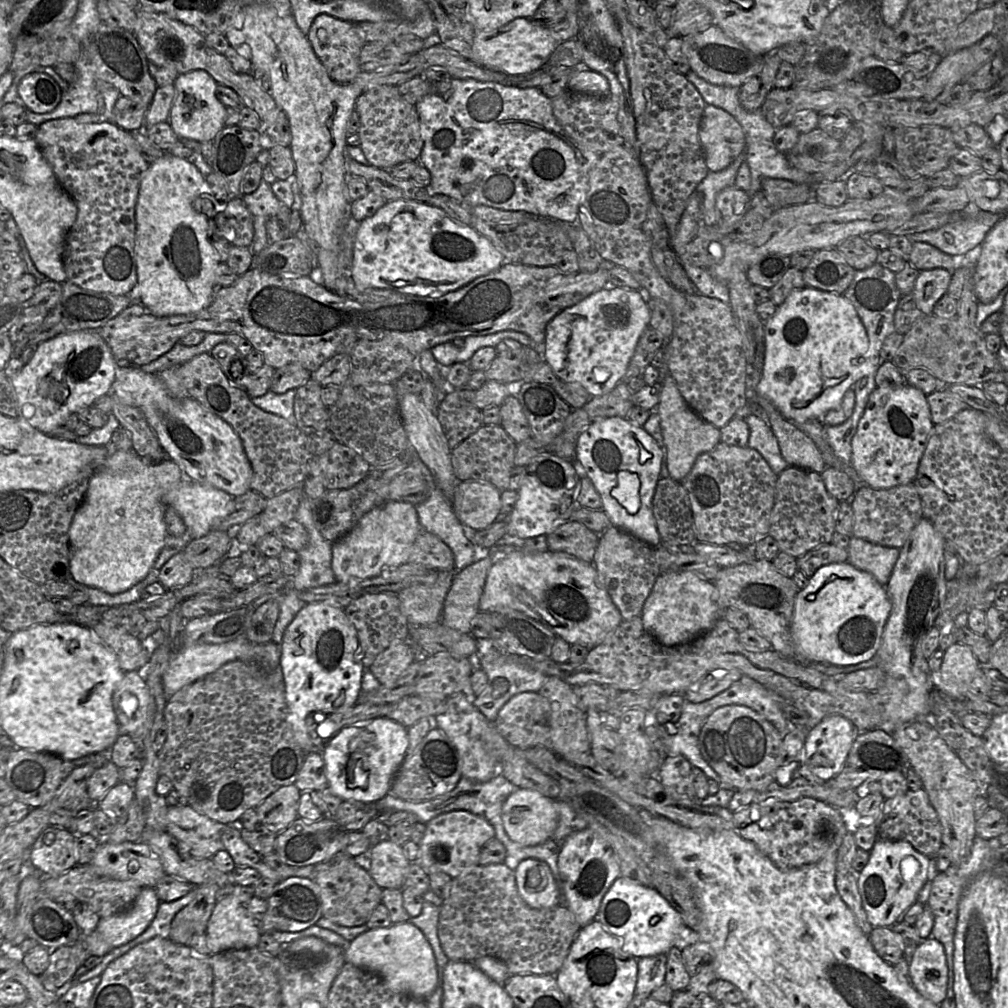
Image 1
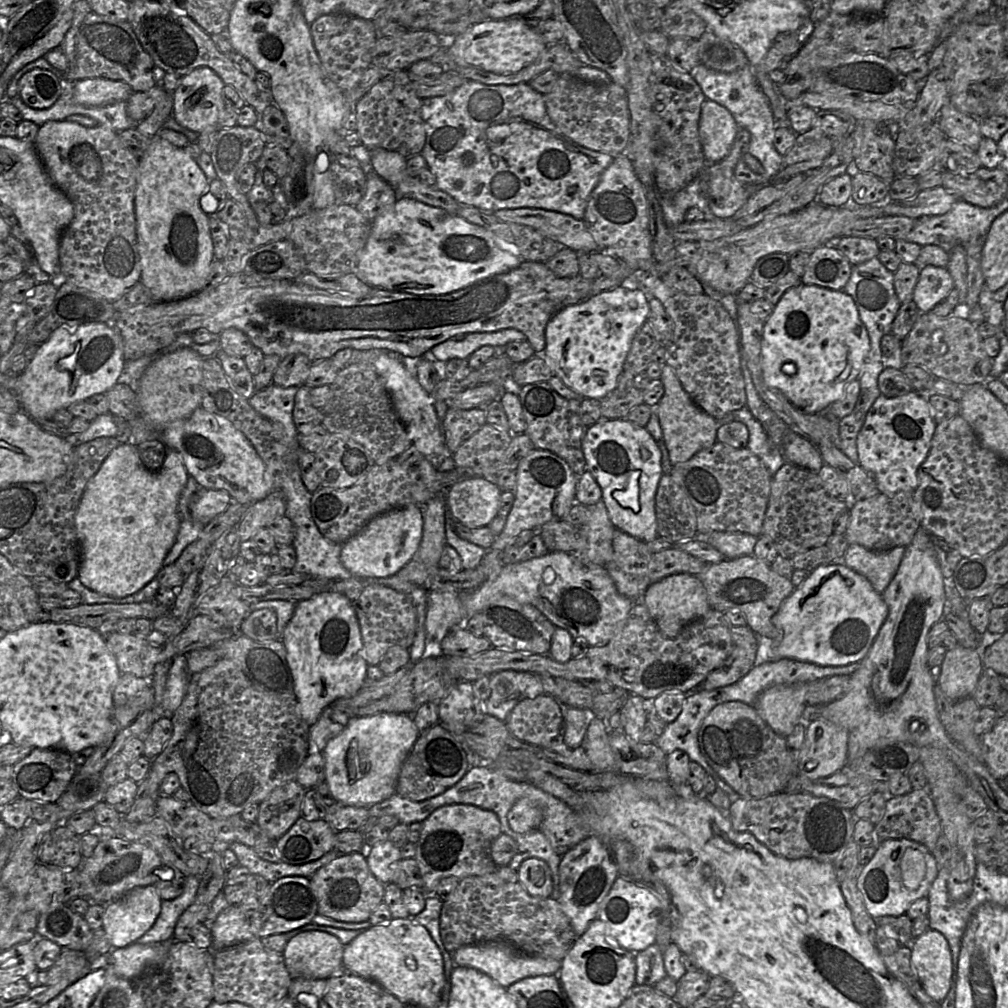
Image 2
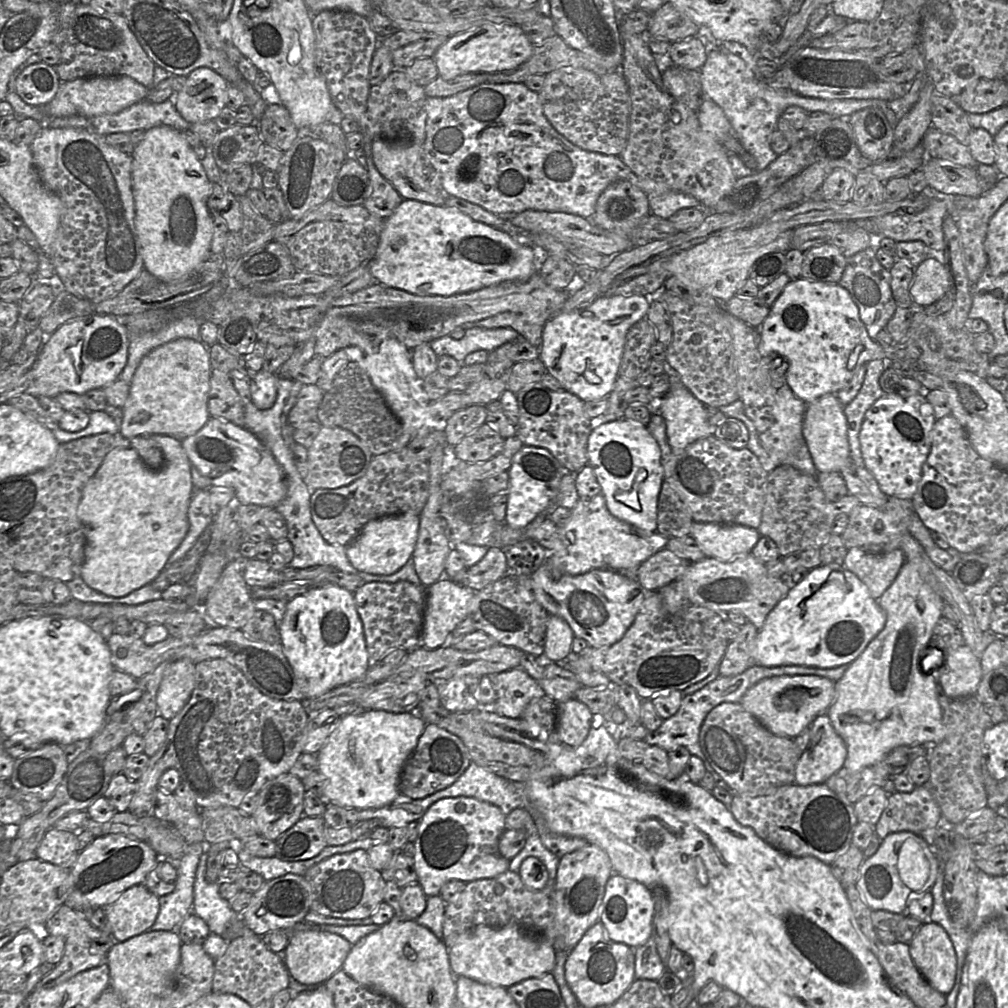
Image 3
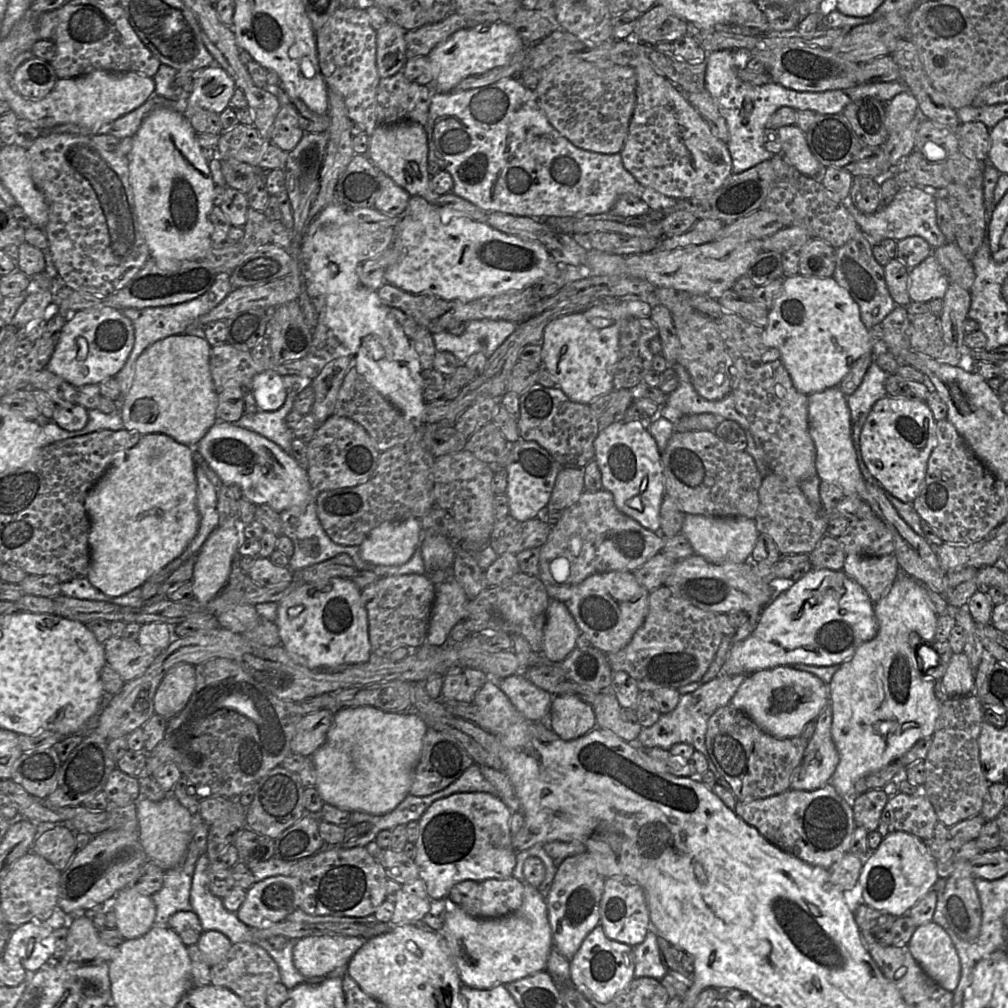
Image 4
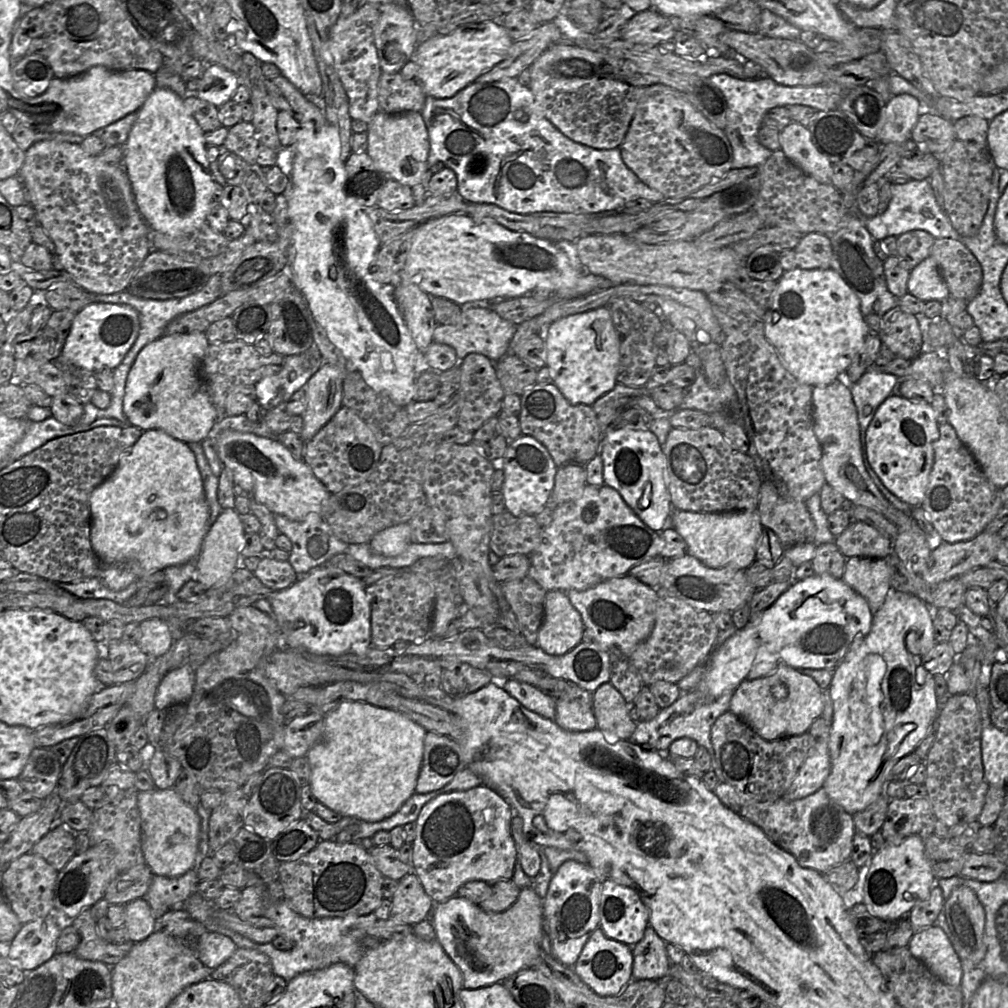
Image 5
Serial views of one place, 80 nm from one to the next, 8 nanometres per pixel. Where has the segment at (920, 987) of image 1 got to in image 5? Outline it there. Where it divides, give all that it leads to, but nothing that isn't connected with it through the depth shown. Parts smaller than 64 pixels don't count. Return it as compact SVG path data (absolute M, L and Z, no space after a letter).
M933 924L915 931L907 947L914 957L923 962L944 983L954 987L960 986L960 958L940 927Z

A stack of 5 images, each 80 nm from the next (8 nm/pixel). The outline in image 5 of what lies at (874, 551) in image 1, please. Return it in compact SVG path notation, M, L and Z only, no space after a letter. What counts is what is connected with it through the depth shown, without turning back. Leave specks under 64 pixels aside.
M848 558L841 579L867 600L873 613L884 604L892 589L891 567L882 558Z

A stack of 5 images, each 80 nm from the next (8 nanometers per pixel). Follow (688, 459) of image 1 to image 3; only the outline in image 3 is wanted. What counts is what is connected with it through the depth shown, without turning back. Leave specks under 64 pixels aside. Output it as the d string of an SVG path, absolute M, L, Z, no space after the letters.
M664 362L664 373L669 376L670 388L662 400L657 401L658 414L666 424L666 432L672 452L681 452L689 444L698 439L714 435L713 427L709 424L710 410L686 388L679 373L667 362Z

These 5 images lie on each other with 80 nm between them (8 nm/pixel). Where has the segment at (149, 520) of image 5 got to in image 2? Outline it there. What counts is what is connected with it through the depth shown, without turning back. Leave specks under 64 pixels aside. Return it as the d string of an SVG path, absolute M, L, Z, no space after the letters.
M130 442L111 451L87 483L74 518L80 549L77 578L84 586L106 596L123 598L136 593L157 576L180 528L178 501L188 477L181 455L173 449L166 448L165 459L157 471L145 467L137 447Z

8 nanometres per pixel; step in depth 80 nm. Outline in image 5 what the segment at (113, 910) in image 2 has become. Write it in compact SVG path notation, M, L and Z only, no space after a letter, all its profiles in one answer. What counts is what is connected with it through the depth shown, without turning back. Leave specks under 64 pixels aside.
M144 898L134 899L125 904L125 923L130 940L134 943L146 939L154 932L156 919Z

